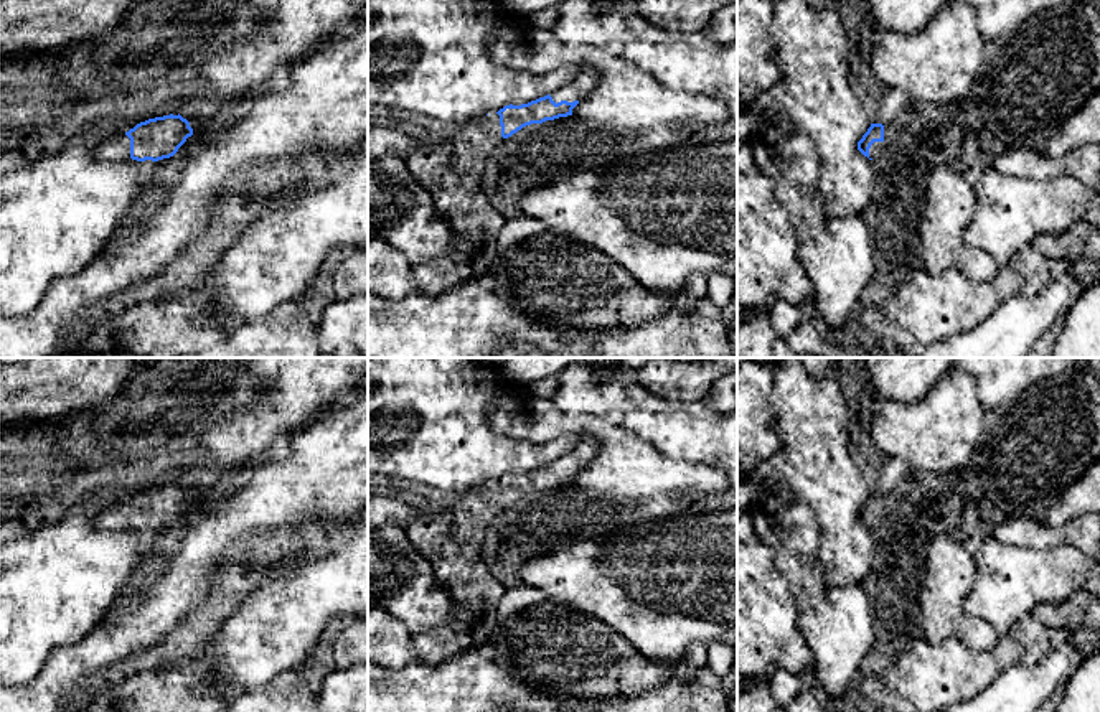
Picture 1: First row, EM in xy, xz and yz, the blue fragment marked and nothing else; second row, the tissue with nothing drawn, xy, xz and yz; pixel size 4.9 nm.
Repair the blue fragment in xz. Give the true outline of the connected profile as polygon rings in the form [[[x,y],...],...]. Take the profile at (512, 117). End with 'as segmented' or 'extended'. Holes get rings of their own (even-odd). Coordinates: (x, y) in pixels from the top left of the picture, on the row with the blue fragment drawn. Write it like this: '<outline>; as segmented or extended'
[[[589,66],[579,68],[574,82],[521,105],[460,125],[445,143],[421,145],[406,158],[414,180],[430,194],[450,226],[449,249],[424,264],[412,265],[414,288],[427,298],[473,280],[498,254],[498,234],[506,219],[493,208],[482,188],[485,163],[503,138],[531,124],[572,115],[572,109],[599,84]]]; extended

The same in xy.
[[[163,115],[137,124],[125,134],[106,140],[96,148],[96,157],[107,162],[137,160],[158,162],[173,157],[193,135],[190,122],[178,115]]]; extended

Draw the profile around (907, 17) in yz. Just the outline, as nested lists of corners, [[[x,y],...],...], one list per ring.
[[[866,0],[876,28],[915,35],[948,0]]]

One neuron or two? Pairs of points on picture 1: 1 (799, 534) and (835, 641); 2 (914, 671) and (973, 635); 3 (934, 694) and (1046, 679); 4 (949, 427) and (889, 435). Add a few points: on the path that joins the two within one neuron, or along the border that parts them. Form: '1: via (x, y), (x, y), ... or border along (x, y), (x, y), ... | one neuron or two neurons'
1: via (799, 561), (812, 597), (825, 615) | one neuron
2: border along (924, 637), (973, 650), (998, 641) | two neurons
3: border along (1020, 666), (1010, 666), (977, 694) | two neurons
4: via (934, 432), (904, 432) | one neuron

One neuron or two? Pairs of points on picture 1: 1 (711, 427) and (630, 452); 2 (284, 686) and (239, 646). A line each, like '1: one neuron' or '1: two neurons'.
1: two neurons
2: two neurons

